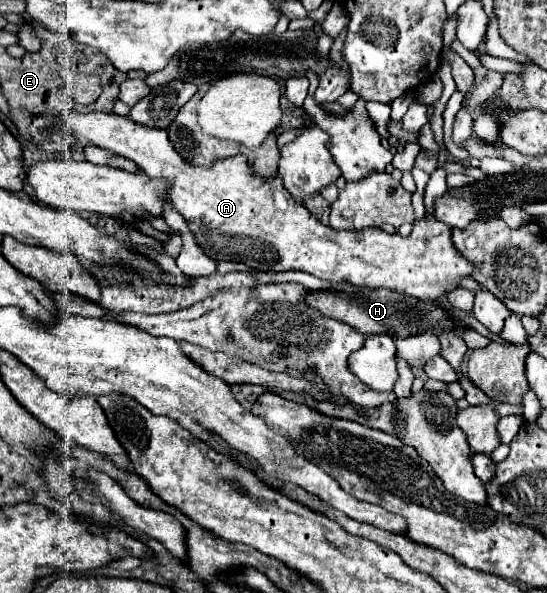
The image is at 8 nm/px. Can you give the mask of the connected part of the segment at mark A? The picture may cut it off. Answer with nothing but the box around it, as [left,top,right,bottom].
[62,111,474,301]

